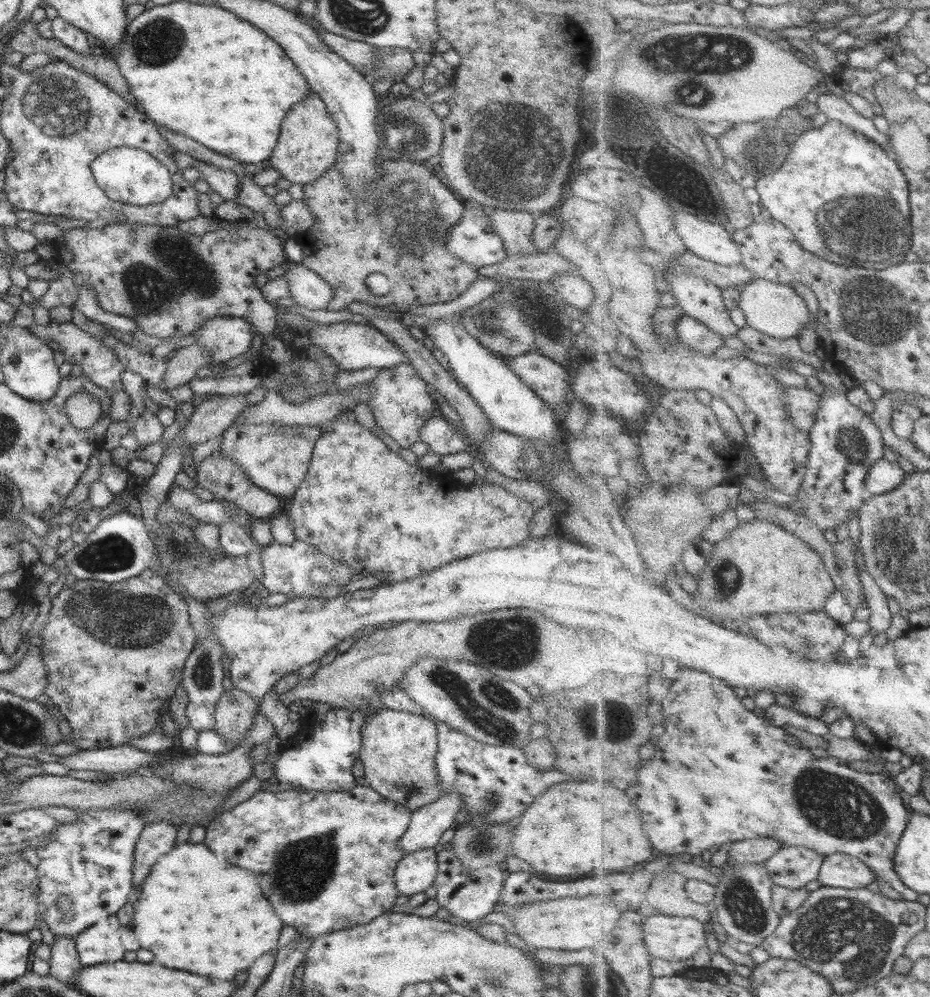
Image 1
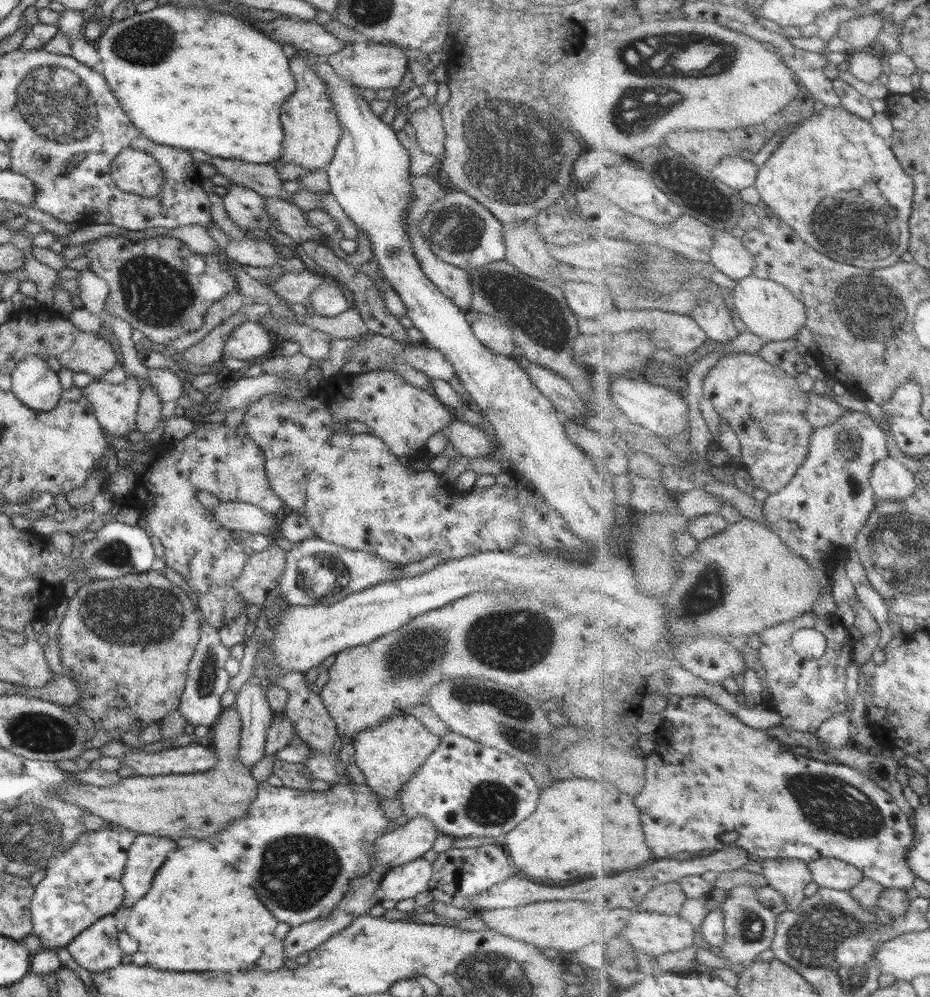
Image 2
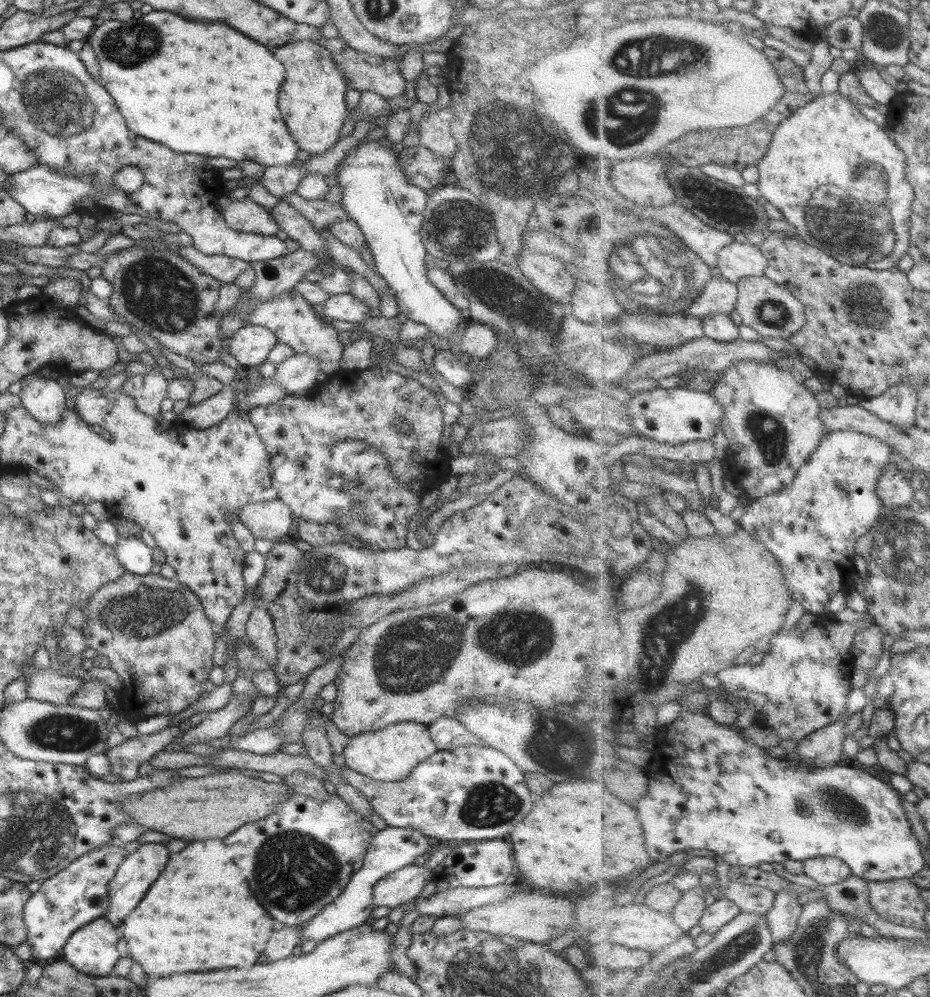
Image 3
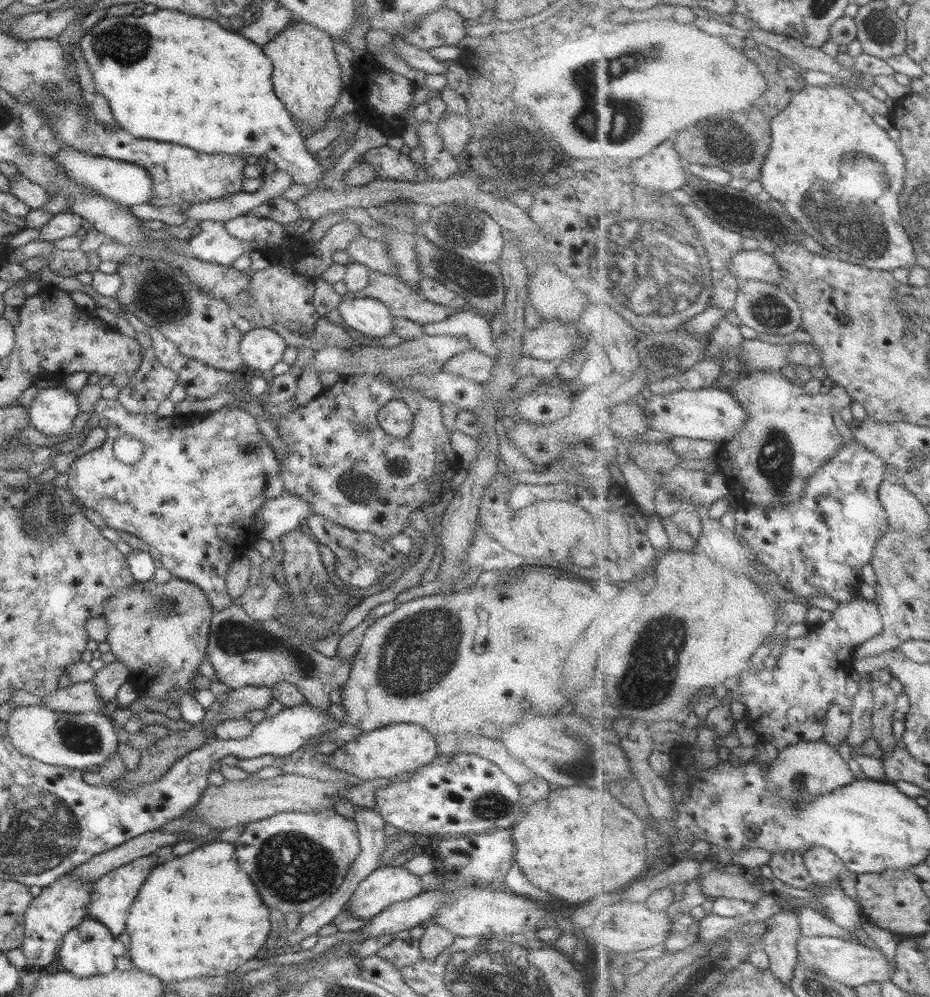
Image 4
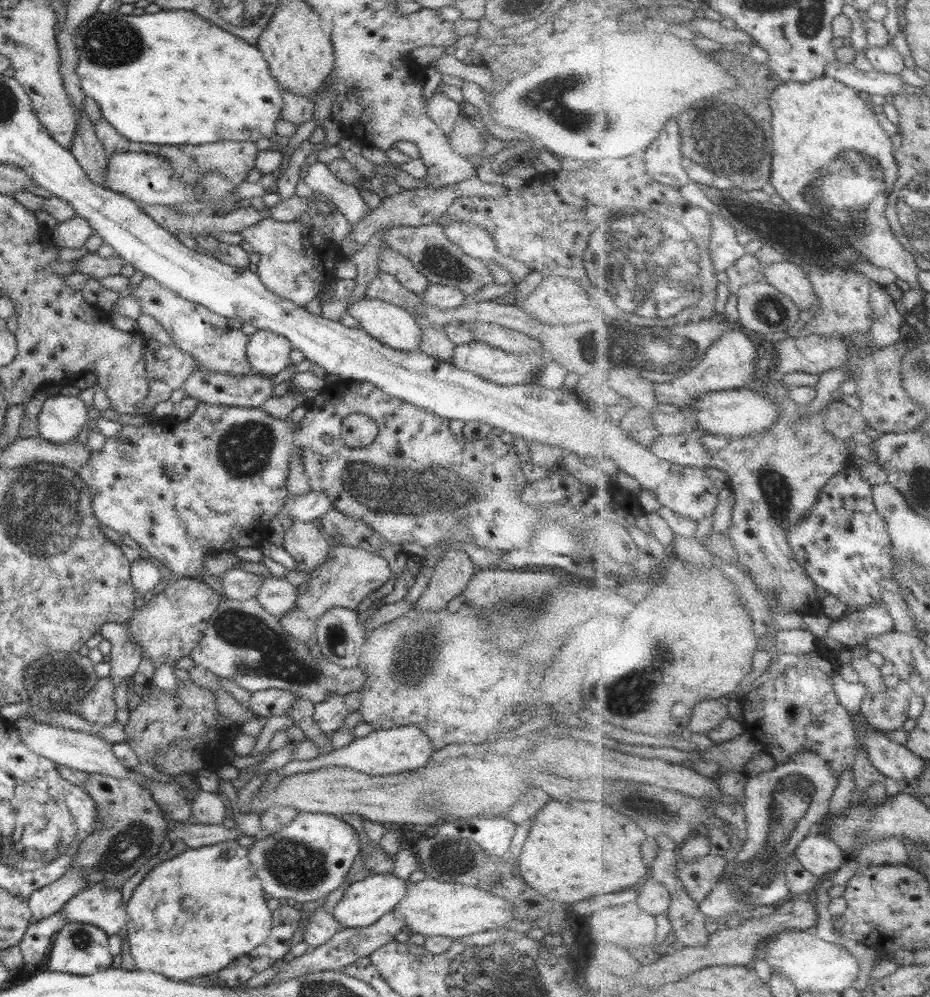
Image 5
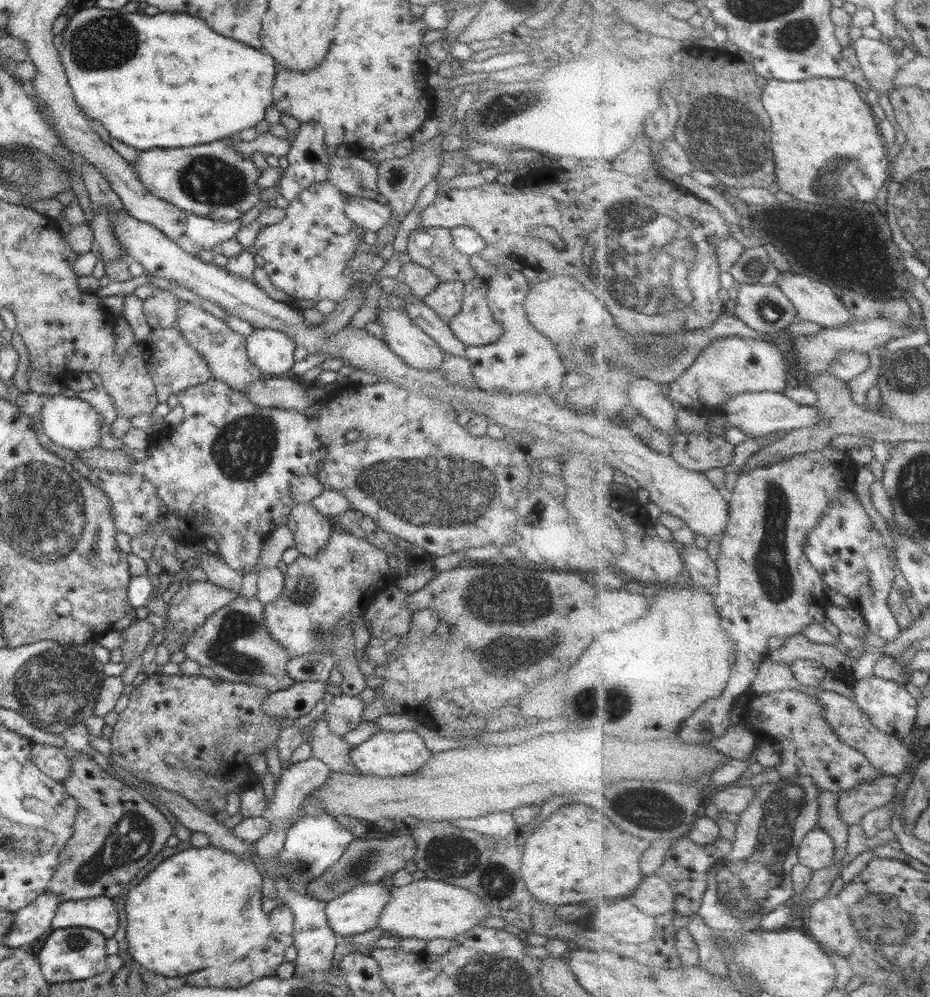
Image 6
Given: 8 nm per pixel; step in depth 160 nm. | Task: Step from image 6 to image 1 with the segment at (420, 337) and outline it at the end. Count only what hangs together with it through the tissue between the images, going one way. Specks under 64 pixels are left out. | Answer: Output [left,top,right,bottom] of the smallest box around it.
[284,261,333,310]

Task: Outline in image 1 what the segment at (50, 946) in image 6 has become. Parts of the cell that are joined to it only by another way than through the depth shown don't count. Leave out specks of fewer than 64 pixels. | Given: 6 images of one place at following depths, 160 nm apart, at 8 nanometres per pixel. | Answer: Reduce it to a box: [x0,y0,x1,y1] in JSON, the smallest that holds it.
[76,915,126,967]

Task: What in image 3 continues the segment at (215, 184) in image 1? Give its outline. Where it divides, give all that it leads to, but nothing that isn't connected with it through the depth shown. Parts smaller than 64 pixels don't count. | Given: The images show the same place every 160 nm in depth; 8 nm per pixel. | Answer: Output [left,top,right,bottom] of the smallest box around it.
[221,197,279,236]

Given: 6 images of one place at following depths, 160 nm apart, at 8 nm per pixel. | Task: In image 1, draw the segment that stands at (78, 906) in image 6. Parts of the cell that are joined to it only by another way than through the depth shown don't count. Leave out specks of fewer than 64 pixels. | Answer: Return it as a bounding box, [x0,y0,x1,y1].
[132,821,180,888]

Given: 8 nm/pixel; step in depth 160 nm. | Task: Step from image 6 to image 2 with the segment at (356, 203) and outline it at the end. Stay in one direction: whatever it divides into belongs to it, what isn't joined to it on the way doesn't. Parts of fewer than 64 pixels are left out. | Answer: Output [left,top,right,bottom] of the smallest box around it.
[98,5,297,164]

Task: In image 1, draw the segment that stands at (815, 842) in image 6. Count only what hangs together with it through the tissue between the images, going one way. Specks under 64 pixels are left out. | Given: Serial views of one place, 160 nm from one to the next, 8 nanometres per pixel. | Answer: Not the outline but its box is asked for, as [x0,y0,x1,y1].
[819,854,876,889]

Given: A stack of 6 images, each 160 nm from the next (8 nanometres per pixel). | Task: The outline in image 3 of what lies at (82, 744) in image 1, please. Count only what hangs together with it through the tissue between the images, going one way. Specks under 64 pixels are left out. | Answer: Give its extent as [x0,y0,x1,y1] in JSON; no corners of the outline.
[79,570,217,720]

